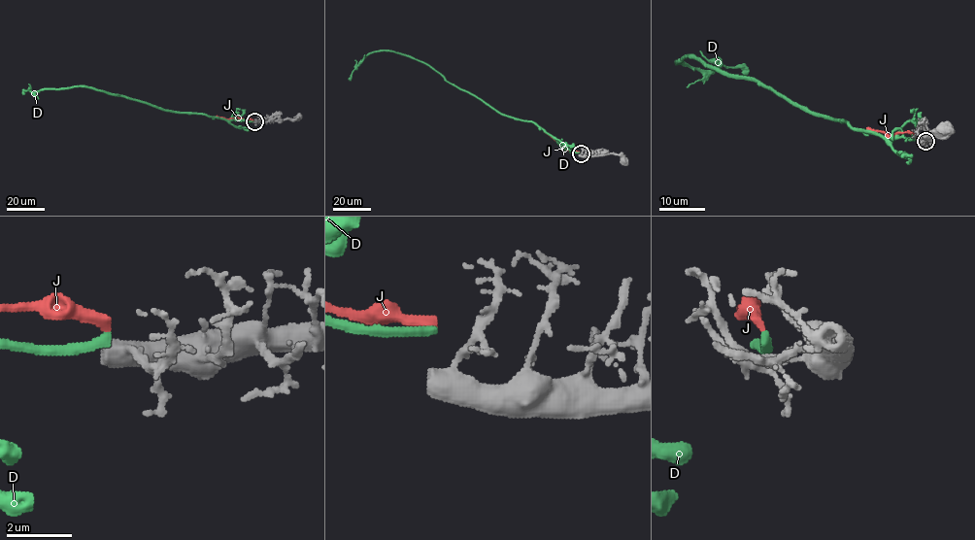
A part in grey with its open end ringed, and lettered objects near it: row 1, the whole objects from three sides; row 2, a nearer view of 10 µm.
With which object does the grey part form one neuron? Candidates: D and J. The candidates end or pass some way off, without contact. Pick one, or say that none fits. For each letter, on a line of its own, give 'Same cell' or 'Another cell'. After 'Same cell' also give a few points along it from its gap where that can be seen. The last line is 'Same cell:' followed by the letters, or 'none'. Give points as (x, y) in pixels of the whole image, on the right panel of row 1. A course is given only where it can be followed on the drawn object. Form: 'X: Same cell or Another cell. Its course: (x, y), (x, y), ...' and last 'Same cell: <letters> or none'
D: Another cell
J: Another cell
Same cell: none

